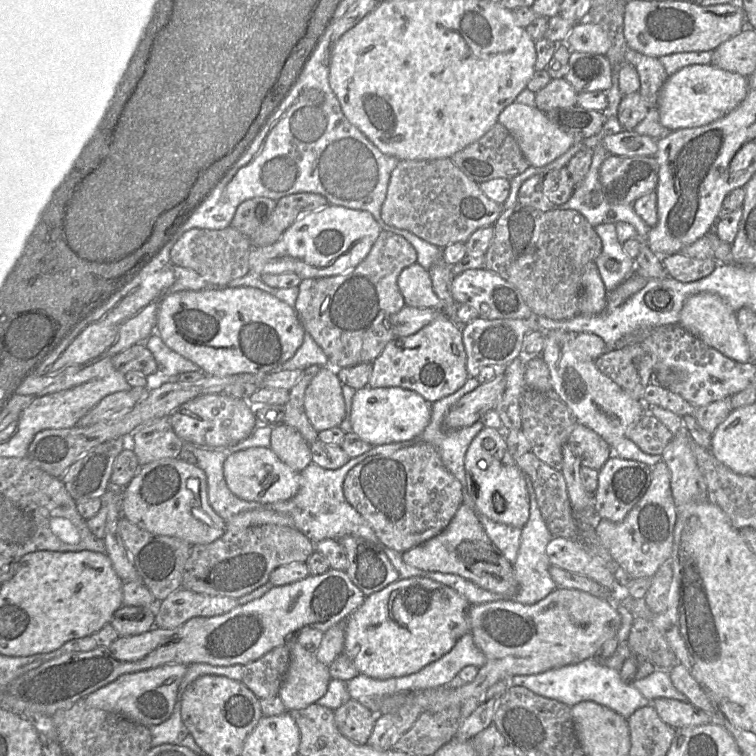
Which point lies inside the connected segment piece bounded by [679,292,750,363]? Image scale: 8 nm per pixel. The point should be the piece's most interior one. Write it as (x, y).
(706, 315)

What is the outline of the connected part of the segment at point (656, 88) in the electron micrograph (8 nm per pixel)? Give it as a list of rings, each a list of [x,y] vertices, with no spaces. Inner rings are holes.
[[[628,48],[624,56],[624,64],[627,63],[633,65],[639,74],[639,92],[648,108],[657,108],[660,91],[669,77],[659,58]]]

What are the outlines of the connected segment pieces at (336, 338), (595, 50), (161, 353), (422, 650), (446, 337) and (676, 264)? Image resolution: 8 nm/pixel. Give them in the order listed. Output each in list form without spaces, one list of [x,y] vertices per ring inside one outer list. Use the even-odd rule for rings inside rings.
[[[381,230],[367,256],[355,268],[336,276],[301,279],[294,310],[305,332],[327,356],[331,368],[359,364],[363,338],[369,327],[373,323],[385,323],[388,316],[404,307],[397,279],[403,269],[416,261],[416,251],[407,240]]]
[[[589,20],[575,24],[563,42],[573,52],[605,55],[611,46],[605,30]]]
[[[153,333],[144,344],[153,354],[158,370],[171,378],[176,378],[182,373],[201,370],[198,365],[170,349],[157,333]]]
[[[424,577],[400,578],[366,596],[363,604],[344,621],[342,653],[350,659],[359,674],[370,678],[386,680],[416,673],[448,653],[459,638],[470,632],[471,606],[456,590],[439,582]]]
[[[442,313],[418,332],[390,341],[372,362],[367,386],[401,387],[433,403],[457,391],[468,377],[461,327]]]
[[[680,253],[664,257],[661,263],[670,277],[684,283],[707,277],[717,266],[714,258],[696,259]]]

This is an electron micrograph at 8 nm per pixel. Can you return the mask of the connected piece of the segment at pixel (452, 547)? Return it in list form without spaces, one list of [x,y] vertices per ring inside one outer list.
[[[464,503],[443,531],[402,553],[402,559],[406,564],[421,570],[458,574],[496,594],[513,597],[518,591],[512,564],[490,540],[476,511]]]

